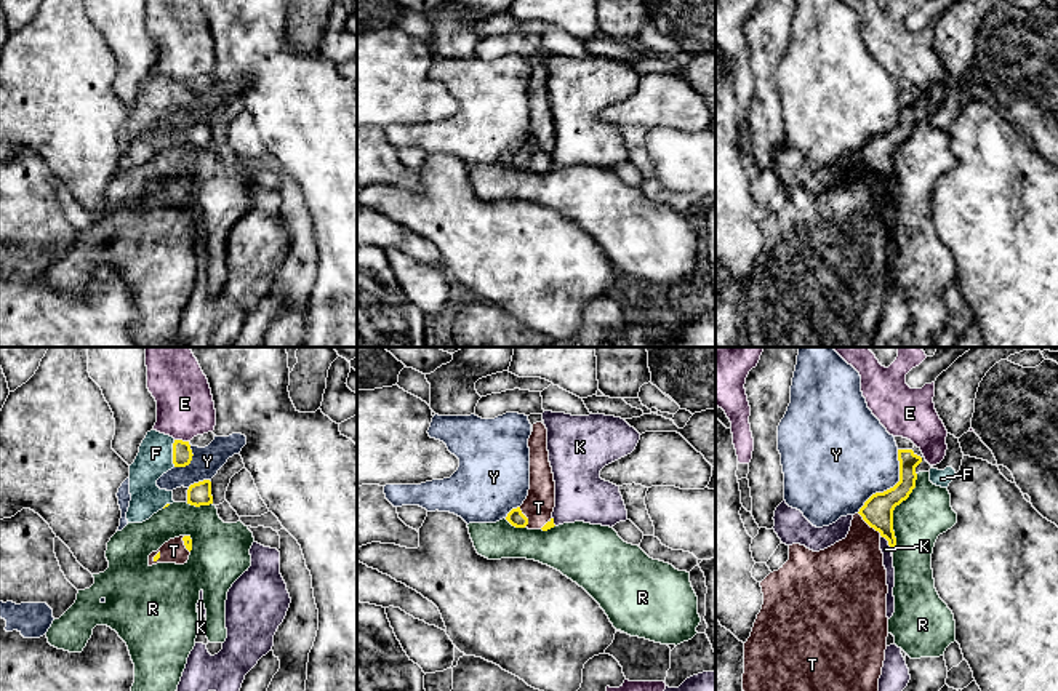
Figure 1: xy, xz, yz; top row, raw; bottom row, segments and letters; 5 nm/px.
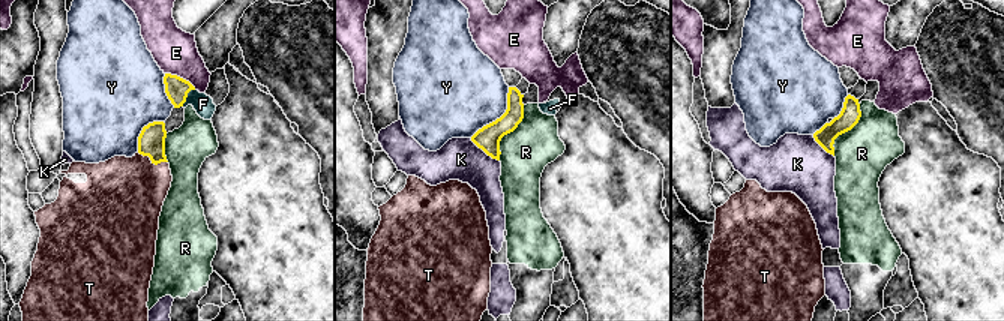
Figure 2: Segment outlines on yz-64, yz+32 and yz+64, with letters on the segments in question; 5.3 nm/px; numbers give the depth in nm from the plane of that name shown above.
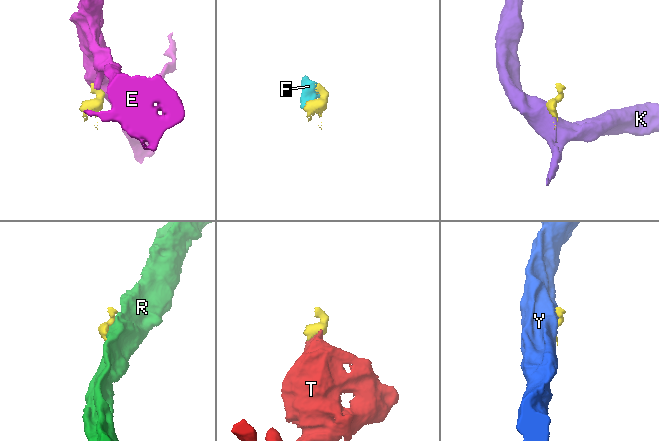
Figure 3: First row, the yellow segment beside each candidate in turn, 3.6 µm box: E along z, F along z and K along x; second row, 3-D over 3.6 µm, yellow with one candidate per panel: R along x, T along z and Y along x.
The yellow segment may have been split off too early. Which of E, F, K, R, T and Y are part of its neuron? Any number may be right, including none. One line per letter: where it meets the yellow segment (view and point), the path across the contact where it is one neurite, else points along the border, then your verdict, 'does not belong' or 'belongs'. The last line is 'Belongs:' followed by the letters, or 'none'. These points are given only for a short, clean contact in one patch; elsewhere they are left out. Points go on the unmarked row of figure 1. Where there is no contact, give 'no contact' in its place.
E: xy (181, 82) | along xy (175, 80), (188, 83) | does not belong
F: xy (173, 95) | across xy (183, 96), (173, 95), (156, 95) | belongs
K: yz (889, 184) | does not belong
R: yz (892, 154) | does not belong
T: yz (869, 167) | across yz (877, 154), (869, 167), (852, 213) | belongs
Y: yz (893, 128) | does not belong
Belongs: F, T

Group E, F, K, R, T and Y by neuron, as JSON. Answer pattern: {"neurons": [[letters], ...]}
{"neurons": [["E"], ["F", "T"], ["K"], ["R"], ["Y"]]}

